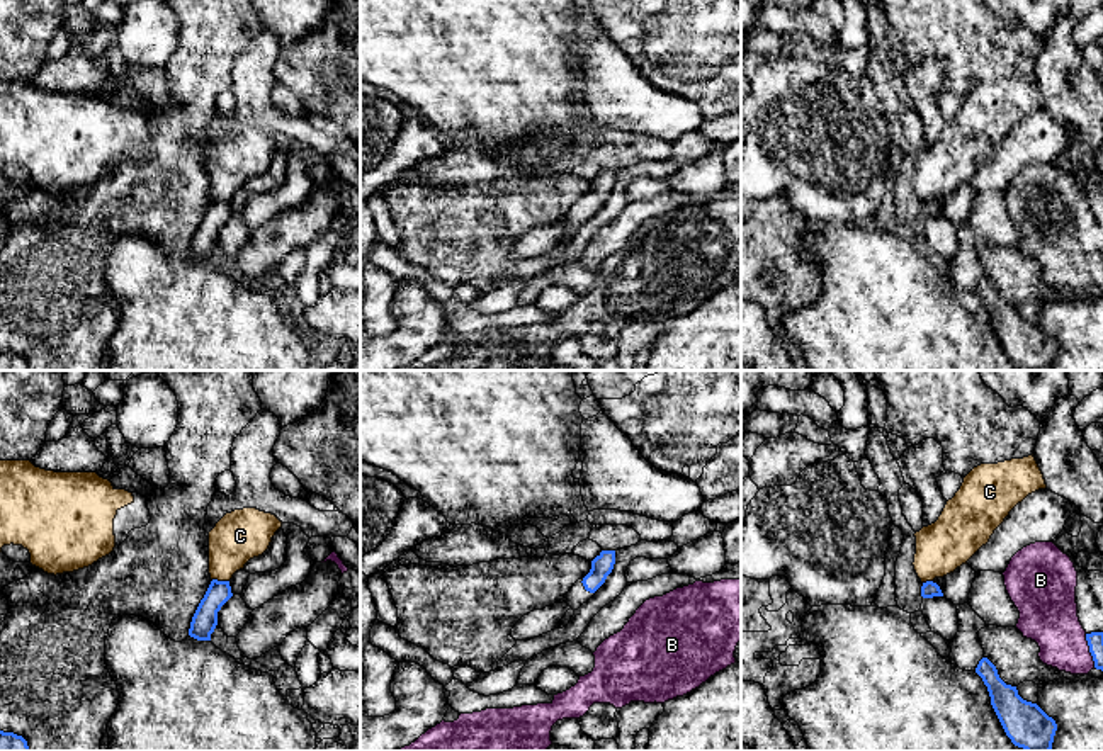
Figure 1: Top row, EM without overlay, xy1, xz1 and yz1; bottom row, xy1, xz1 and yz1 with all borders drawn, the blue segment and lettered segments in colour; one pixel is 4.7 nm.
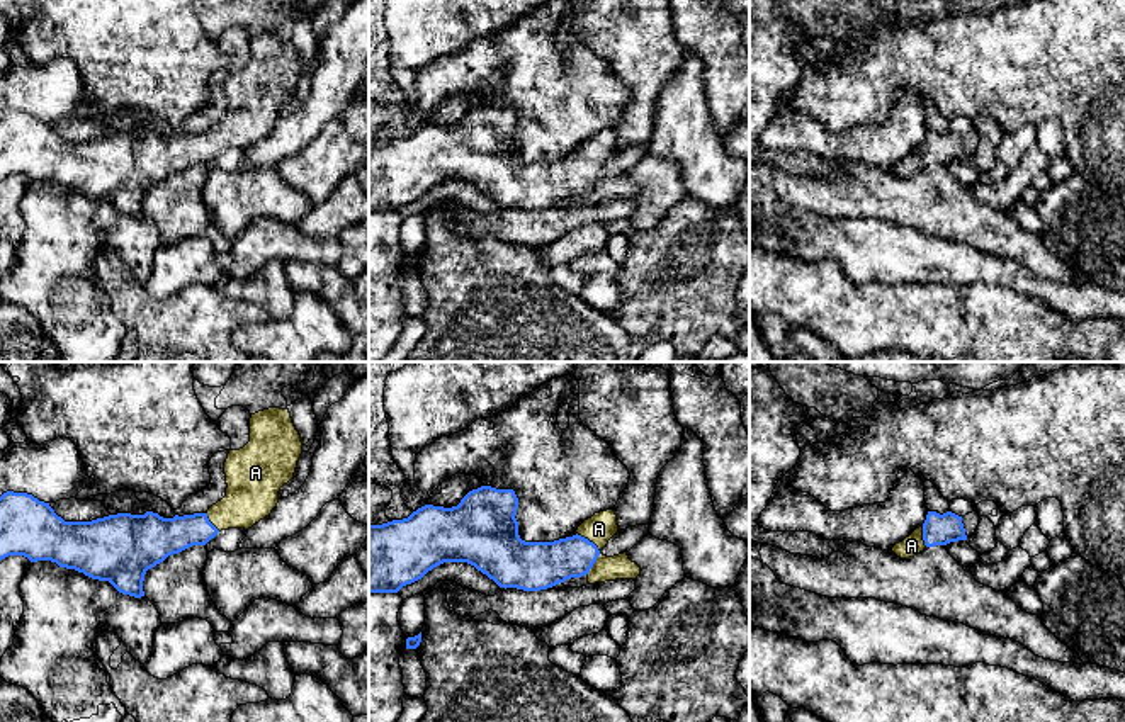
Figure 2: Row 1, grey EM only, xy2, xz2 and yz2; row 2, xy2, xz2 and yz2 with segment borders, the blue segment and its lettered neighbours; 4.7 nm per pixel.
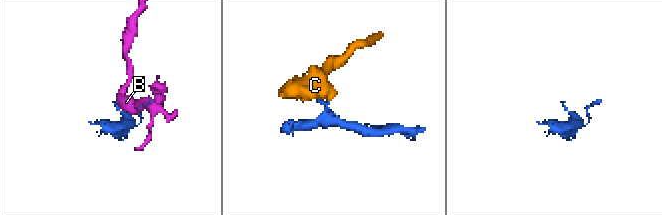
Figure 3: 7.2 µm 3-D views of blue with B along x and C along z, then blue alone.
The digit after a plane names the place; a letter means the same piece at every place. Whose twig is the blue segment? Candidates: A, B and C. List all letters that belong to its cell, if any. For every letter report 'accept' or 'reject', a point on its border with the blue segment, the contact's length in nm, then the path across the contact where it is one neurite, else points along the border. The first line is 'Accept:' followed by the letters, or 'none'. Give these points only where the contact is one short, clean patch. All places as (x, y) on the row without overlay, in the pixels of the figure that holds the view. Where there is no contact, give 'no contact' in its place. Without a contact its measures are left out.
Accept: A
A: accept; meets blue in xz2 at (599, 170); contact 200 nm long; runs through xz2 (548, 182), (583, 170), (599, 170), (599, 148)
B: reject; meets blue in yz1 at (1090, 271); contact 170 nm long; border along yz1 (1085, 254), (1095, 286)
C: reject; meets blue in xy1 at (221, 201); contact 80 nm long

